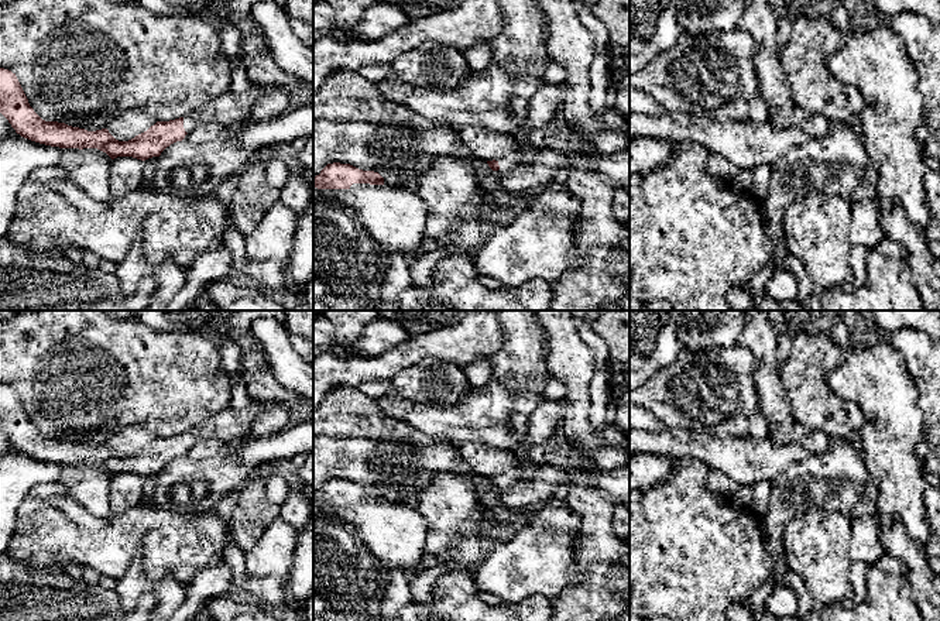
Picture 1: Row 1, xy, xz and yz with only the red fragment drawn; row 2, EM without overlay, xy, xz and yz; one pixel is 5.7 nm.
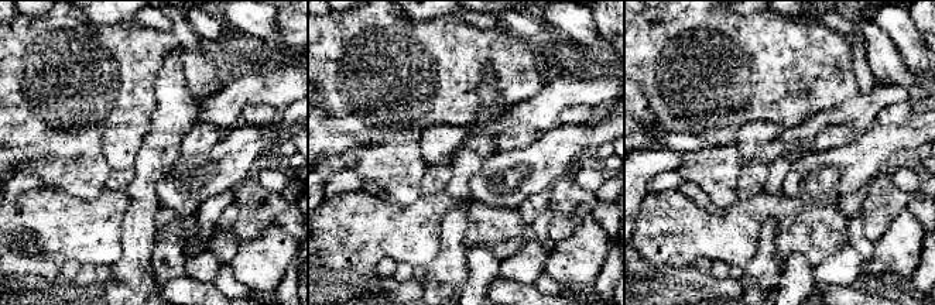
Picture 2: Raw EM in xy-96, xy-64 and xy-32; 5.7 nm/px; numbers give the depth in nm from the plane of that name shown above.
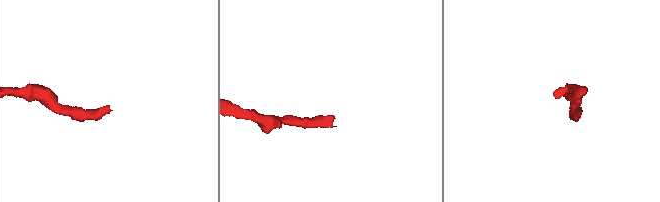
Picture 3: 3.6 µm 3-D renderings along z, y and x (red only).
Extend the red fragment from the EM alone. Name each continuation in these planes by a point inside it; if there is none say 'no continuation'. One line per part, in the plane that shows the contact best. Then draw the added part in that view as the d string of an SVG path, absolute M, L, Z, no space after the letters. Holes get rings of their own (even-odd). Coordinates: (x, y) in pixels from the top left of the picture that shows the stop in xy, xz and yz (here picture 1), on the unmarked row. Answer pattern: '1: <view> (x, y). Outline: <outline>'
1: xy (230, 425). Outline: M253 401L243 409L227 408L207 421L200 422L183 433L183 445L186 449L192 446L193 439L217 438L229 447L233 447L244 438L251 428L254 418L264 411L274 409L287 404L279 402L258 402Z

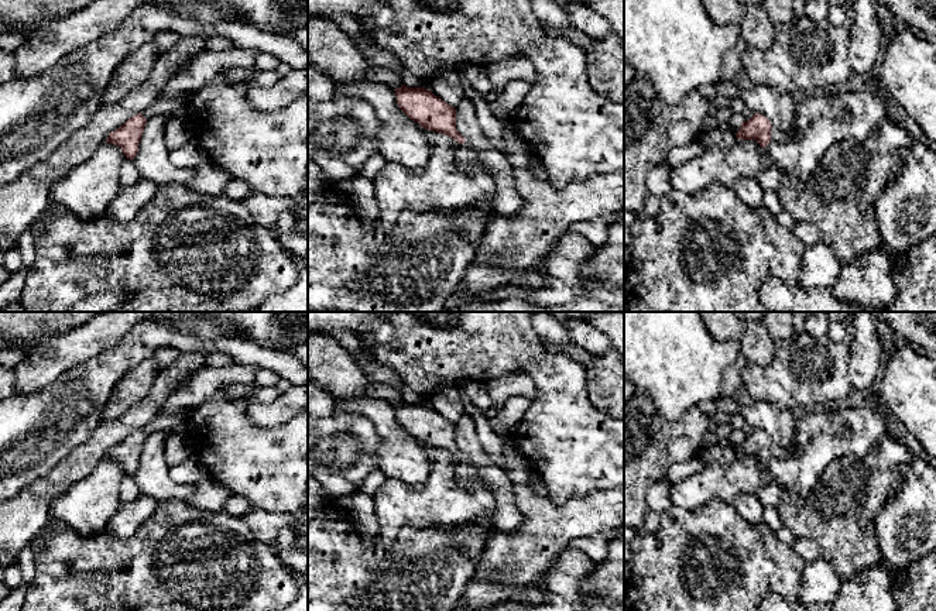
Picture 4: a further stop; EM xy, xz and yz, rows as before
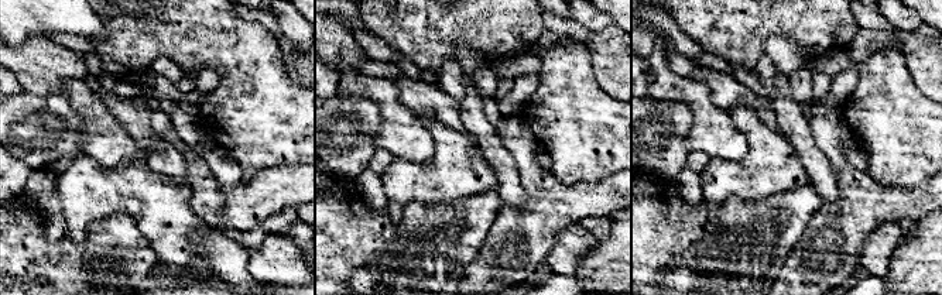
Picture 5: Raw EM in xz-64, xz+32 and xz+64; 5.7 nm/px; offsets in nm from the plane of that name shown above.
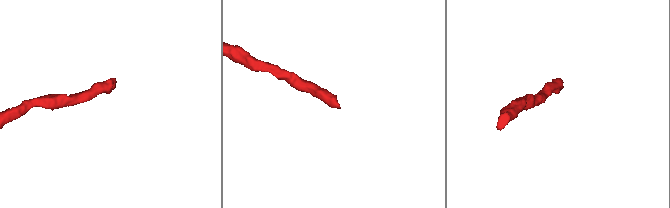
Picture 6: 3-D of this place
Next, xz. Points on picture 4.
1: xz (465, 470). Outline: M467 459L459 460L455 464L455 473L463 481L477 481L477 483L481 483L480 477L479 477L477 467L473 466Z

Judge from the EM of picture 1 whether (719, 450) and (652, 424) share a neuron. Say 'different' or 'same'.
different

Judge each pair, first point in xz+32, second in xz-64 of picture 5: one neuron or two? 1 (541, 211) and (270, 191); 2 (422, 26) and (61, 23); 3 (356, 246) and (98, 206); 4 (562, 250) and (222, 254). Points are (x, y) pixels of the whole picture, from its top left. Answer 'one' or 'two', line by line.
1: one
2: two
3: two
4: two

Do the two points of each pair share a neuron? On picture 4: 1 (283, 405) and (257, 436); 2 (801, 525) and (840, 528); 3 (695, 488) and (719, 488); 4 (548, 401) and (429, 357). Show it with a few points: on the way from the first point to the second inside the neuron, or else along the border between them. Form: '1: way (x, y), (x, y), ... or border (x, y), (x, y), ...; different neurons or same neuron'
1: border (244, 409), (263, 425), (280, 425), (292, 416); different neurons
2: way (811, 525), (830, 525); same neuron
3: way (700, 488), (713, 488); same neuron
4: way (531, 367), (521, 357), (463, 357); same neuron

